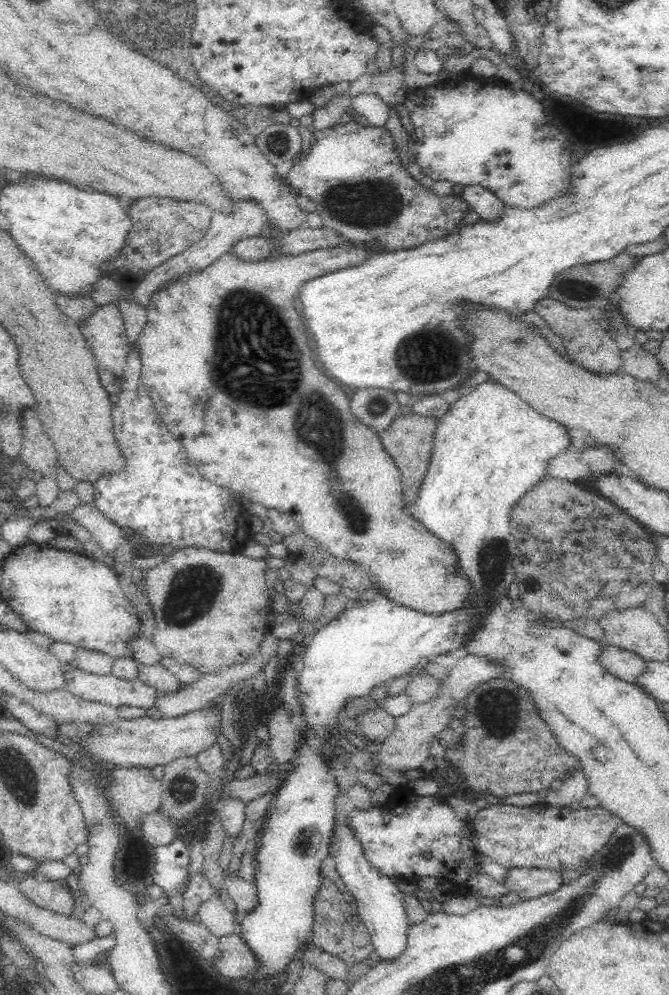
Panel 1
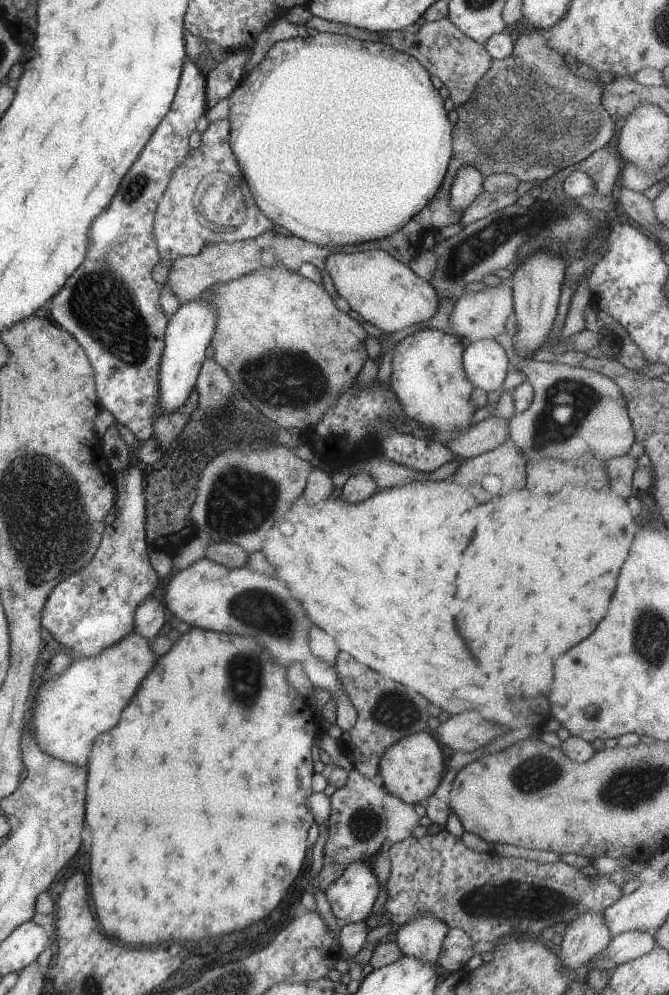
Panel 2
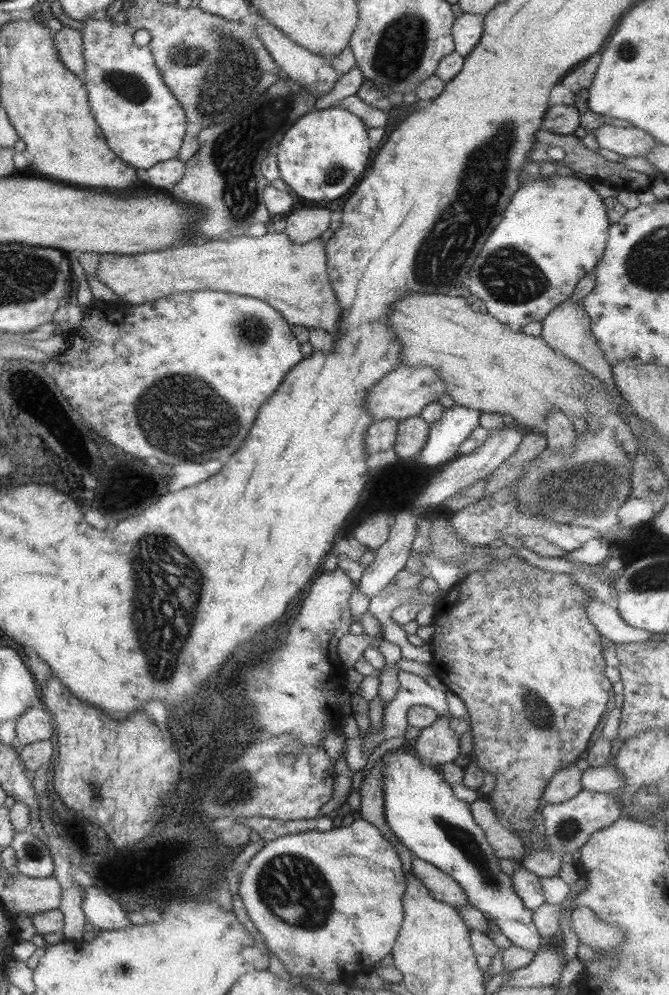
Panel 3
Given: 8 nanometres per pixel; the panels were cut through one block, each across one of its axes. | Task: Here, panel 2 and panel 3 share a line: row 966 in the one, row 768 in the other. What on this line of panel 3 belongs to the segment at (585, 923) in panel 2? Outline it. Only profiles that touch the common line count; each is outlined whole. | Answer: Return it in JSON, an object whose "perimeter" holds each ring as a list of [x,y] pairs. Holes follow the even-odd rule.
{"perimeter":[[[574,763],[569,768],[553,773],[542,792],[546,804],[559,804],[561,801],[572,799],[581,790],[581,771],[583,770],[578,769]]]}

